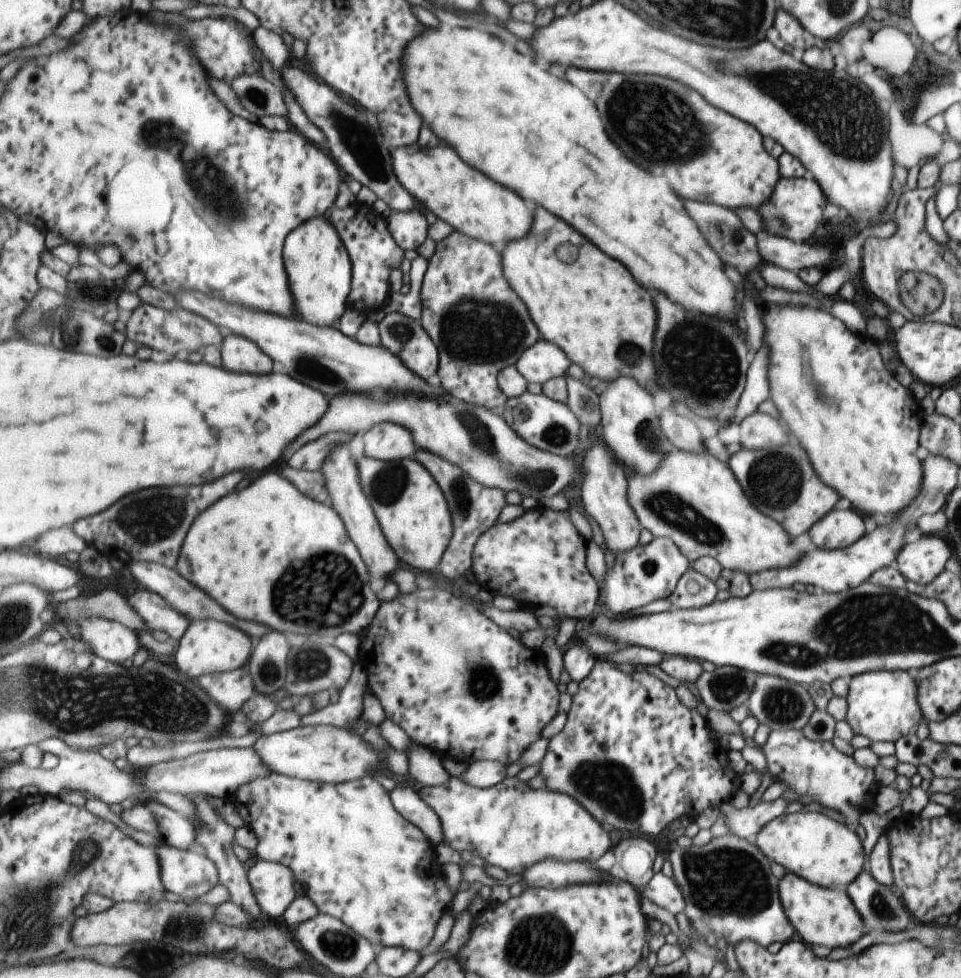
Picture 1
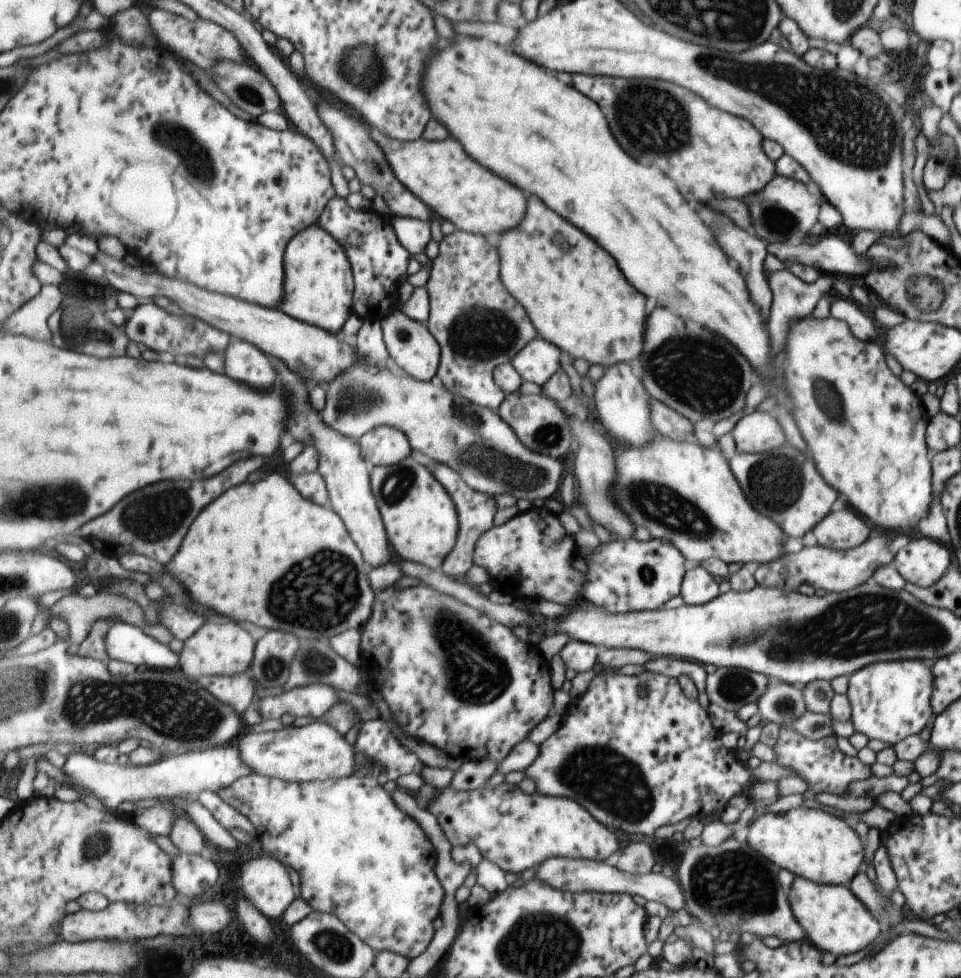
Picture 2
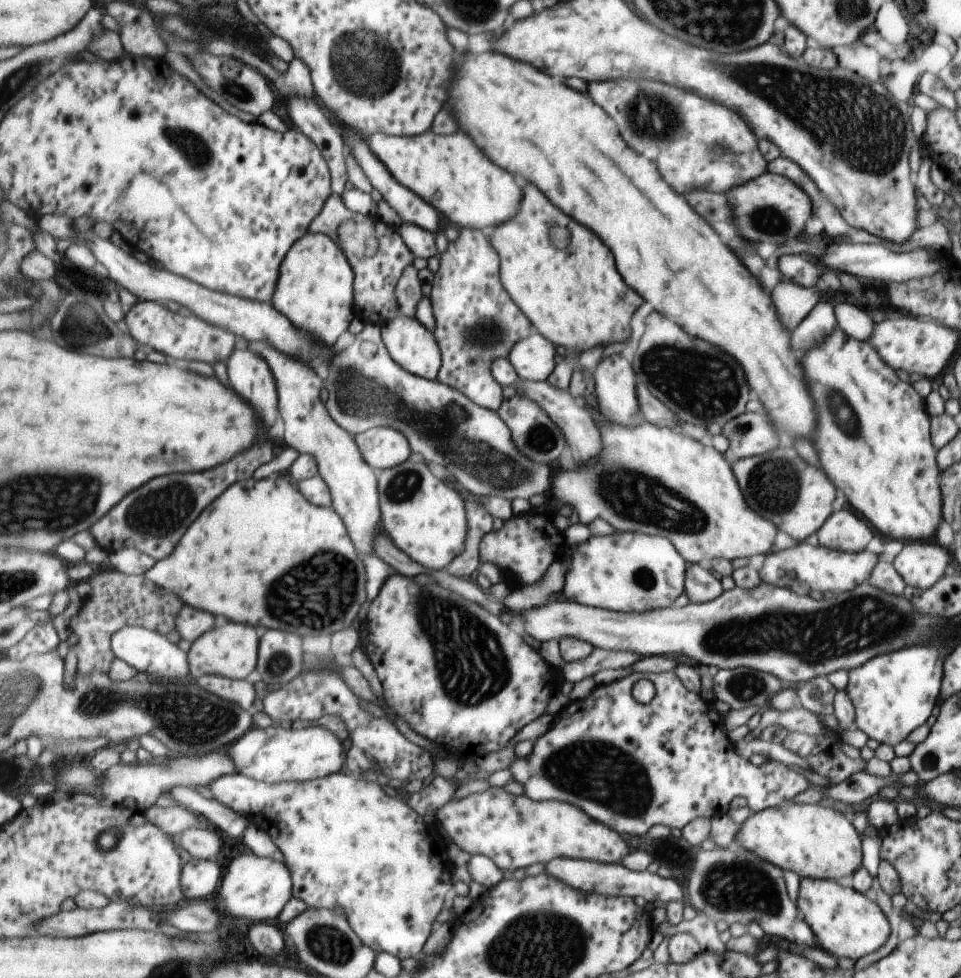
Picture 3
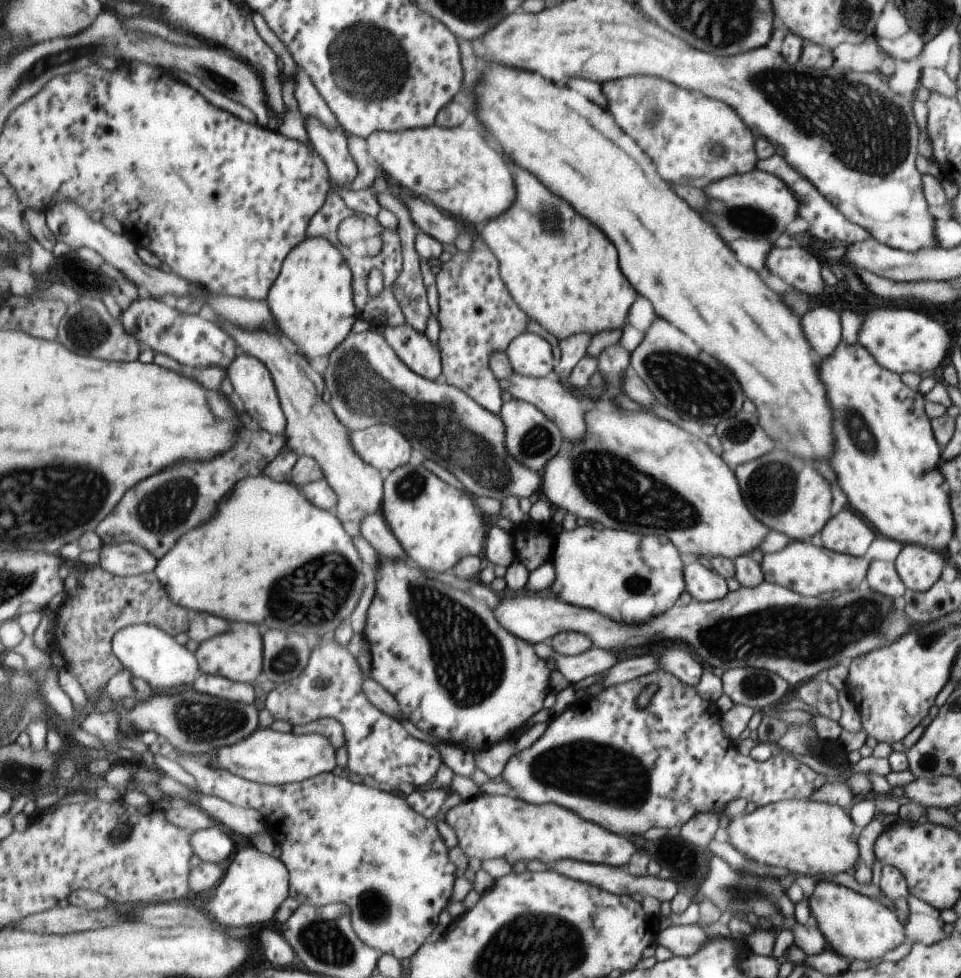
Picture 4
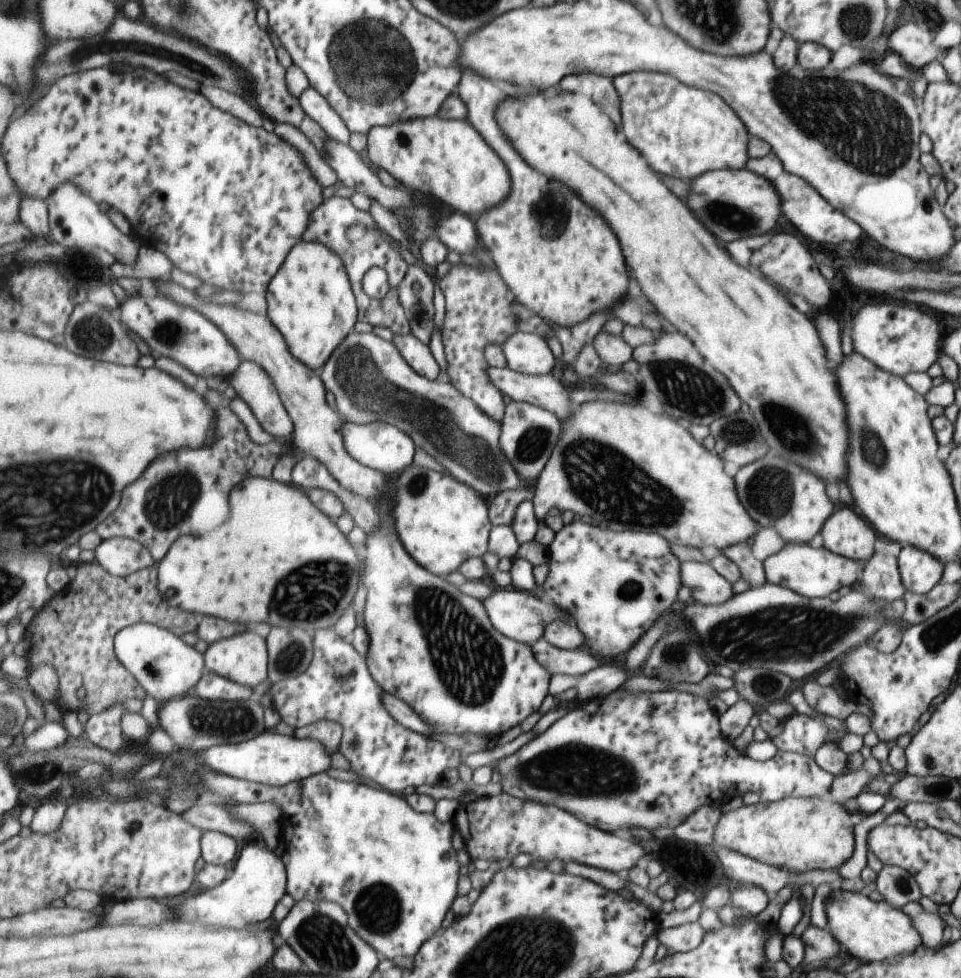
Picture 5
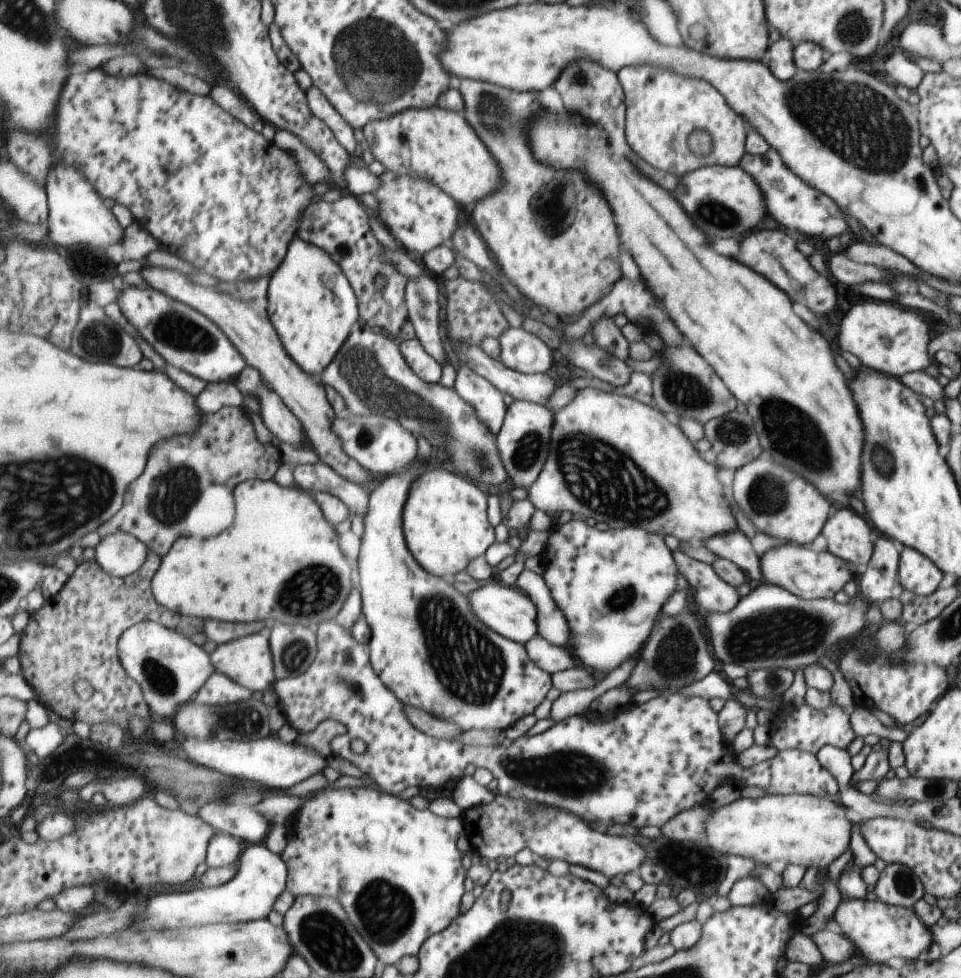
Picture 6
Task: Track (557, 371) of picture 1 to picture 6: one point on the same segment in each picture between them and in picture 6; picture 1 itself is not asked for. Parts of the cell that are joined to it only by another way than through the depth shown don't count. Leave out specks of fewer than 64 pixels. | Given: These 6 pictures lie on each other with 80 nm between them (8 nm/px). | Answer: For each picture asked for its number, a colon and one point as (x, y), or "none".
2: (540, 360)
3: (534, 358)
4: (531, 355)
5: (527, 353)
6: (522, 351)

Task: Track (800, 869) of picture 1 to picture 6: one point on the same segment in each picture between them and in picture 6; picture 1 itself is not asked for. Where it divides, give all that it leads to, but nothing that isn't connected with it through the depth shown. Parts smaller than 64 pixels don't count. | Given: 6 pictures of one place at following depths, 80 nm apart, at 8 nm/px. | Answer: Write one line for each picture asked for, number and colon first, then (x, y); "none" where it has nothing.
2: (810, 843)
3: (813, 841)
4: (797, 836)
5: (798, 834)
6: (795, 829)

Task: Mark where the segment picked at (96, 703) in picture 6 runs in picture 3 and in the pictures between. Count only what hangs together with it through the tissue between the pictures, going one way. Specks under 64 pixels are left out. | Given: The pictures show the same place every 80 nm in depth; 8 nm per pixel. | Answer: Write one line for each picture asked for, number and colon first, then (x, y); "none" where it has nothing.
3: (117, 599)
4: (105, 603)
5: (76, 631)

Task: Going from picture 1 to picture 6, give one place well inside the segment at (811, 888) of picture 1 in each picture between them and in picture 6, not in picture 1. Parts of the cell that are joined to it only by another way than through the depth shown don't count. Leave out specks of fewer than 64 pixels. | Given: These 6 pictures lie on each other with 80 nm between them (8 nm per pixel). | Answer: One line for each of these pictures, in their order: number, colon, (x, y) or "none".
2: (832, 917)
3: (846, 923)
4: (859, 928)
5: (866, 930)
6: (878, 931)

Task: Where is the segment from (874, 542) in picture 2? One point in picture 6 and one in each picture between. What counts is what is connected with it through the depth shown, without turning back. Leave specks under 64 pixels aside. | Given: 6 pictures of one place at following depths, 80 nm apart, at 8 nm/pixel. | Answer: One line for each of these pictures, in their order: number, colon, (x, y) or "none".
3: (804, 567)
4: (808, 570)
5: (811, 572)
6: (810, 575)

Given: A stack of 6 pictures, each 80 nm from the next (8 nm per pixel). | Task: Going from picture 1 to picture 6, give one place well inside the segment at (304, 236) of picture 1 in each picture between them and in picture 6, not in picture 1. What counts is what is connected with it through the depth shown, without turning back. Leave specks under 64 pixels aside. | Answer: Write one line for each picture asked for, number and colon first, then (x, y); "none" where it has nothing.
2: (320, 285)
3: (316, 288)
4: (312, 301)
5: (312, 301)
6: (311, 302)

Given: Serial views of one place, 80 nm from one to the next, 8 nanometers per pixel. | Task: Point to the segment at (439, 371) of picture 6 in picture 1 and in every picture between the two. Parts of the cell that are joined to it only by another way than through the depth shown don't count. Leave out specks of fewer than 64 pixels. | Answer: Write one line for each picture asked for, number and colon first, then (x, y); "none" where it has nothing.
1: (401, 334)
2: (413, 348)
3: (414, 346)
4: (415, 349)
5: (419, 355)

